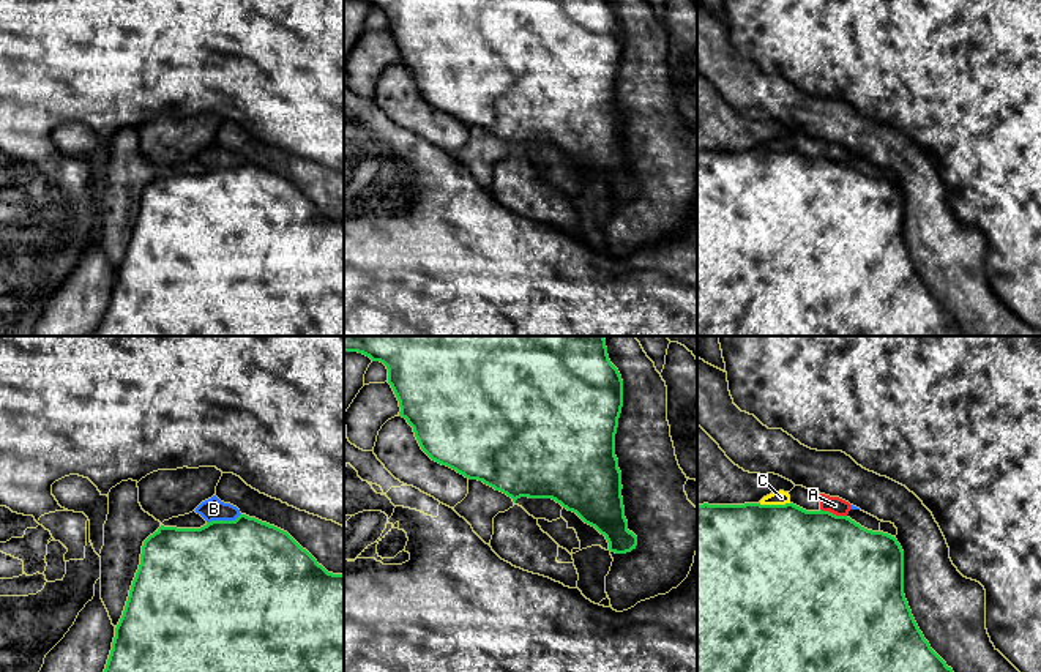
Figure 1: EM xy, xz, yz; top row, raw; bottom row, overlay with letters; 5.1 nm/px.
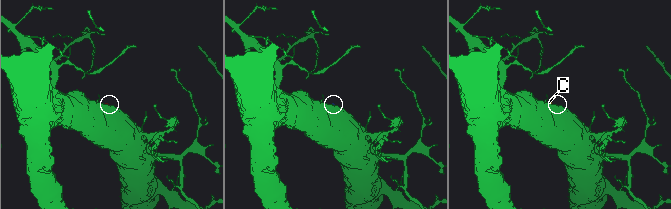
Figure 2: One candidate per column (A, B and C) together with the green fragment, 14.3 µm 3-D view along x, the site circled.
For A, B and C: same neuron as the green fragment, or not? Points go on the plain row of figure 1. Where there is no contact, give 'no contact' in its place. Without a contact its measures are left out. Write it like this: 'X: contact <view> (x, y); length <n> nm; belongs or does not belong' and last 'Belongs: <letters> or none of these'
A: contact yz (832, 160); length 140 nm; does not belong
B: contact xy (223, 168); length 180 nm; does not belong
C: contact yz (773, 152); length 160 nm; does not belong
Belongs: none of these

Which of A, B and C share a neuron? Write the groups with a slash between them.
A B C

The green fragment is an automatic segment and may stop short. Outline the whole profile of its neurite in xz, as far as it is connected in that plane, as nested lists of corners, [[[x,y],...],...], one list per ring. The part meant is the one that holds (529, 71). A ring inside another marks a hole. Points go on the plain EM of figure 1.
[[[363,0],[388,16],[388,30],[399,47],[399,63],[413,74],[421,96],[435,109],[446,112],[468,126],[478,126],[513,145],[552,145],[585,170],[595,174],[609,189],[609,197],[626,200],[636,196],[637,183],[628,177],[621,144],[621,118],[615,103],[615,80],[623,54],[623,27],[607,0]]]

